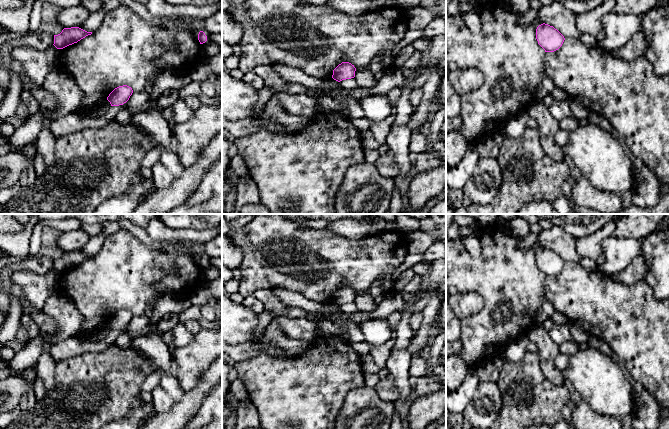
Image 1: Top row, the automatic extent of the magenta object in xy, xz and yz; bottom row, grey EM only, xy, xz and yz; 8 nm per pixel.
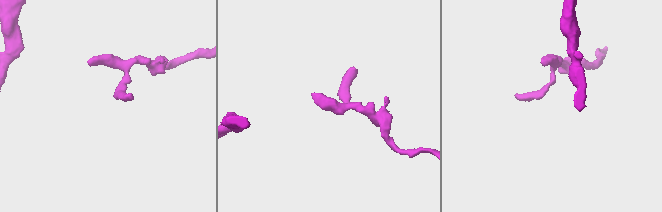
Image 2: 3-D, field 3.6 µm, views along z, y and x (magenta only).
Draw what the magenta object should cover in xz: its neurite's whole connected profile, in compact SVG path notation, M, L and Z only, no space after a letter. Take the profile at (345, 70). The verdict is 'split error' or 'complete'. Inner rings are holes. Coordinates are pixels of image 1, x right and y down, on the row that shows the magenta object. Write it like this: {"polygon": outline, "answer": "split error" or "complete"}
{"polygon": "M342 62L334 70L332 78L338 82L355 77L356 68L349 62Z", "answer": "complete"}

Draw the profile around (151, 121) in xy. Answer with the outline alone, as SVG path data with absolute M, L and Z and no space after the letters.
M152 107L148 110L137 112L132 115L131 123L149 135L154 148L160 151L159 162L169 171L174 179L181 177L185 168L170 147L173 135L172 127L163 117L162 111Z

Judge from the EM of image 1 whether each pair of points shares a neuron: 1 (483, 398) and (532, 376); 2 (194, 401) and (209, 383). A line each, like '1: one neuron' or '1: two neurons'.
1: two neurons
2: one neuron

